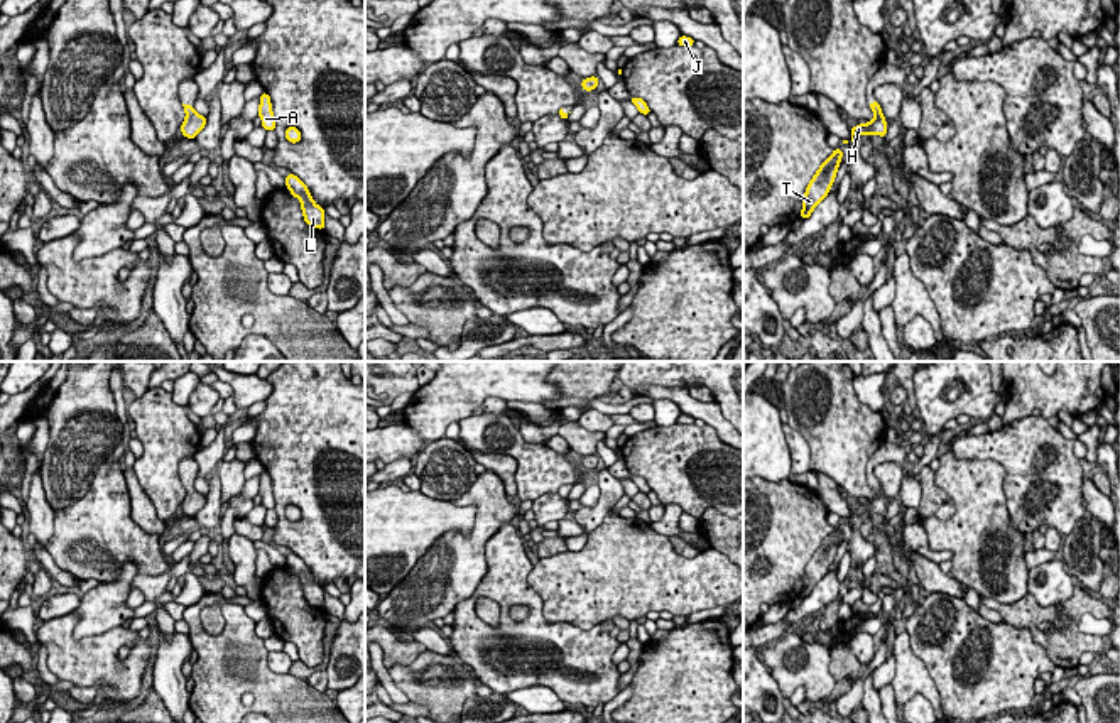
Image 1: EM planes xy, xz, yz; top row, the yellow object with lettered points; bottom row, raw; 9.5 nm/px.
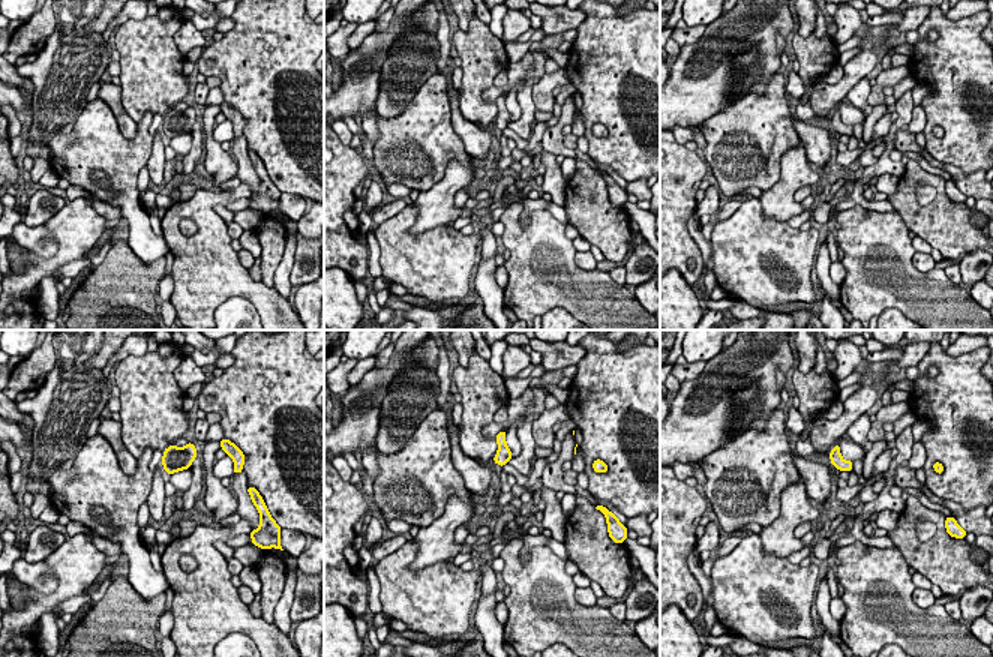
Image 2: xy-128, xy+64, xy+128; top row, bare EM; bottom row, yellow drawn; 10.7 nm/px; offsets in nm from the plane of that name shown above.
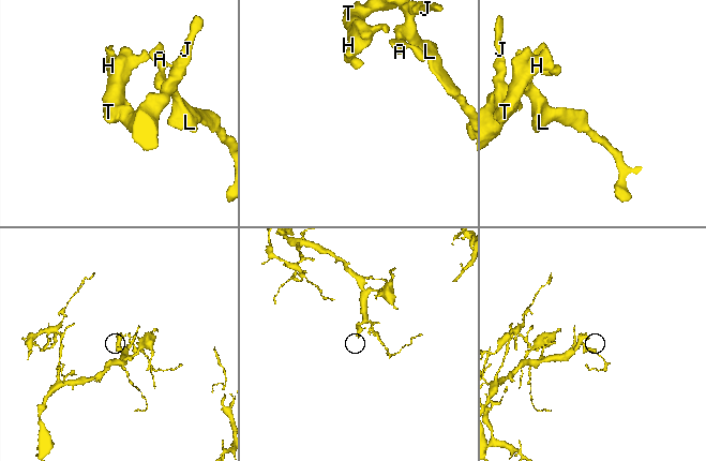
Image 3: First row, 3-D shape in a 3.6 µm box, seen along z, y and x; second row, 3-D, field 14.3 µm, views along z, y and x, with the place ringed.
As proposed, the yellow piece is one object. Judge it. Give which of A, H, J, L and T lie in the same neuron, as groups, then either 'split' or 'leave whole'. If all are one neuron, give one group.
A H J L T; leave whole

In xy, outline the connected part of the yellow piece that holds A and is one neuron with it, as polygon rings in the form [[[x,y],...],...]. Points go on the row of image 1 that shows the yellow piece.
[[[265,91],[260,96],[258,117],[262,118],[262,128],[275,130],[270,96]]]

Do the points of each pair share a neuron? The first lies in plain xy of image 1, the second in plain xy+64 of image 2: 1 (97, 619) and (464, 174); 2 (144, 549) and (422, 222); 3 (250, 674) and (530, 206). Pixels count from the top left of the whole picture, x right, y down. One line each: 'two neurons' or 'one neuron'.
1: one neuron
2: two neurons
3: two neurons

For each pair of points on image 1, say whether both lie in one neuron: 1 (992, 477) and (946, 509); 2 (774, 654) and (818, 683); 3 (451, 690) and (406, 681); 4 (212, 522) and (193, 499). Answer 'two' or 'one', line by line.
1: two
2: one
3: one
4: two

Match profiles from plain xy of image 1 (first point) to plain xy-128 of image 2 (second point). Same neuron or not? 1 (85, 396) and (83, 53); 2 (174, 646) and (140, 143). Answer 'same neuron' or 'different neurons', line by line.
1: same neuron
2: same neuron

